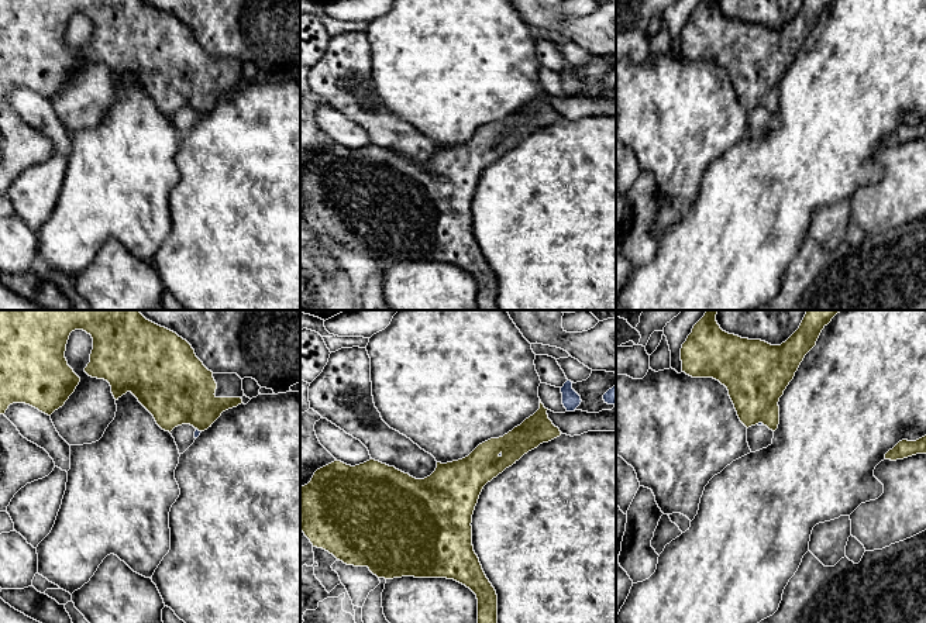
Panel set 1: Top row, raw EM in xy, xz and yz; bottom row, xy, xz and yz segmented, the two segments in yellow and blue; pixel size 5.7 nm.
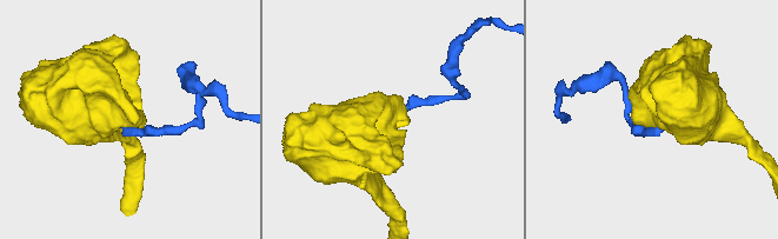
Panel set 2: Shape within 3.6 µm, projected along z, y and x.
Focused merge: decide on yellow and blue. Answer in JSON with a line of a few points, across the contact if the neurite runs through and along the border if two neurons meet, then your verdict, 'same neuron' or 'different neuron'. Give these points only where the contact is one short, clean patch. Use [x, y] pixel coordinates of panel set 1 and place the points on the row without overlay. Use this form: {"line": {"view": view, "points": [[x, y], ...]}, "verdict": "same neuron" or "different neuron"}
{"line": {"view": "xz", "points": [[465, 162], [494, 140], [502, 138], [501, 137]]}, "verdict": "same neuron"}

